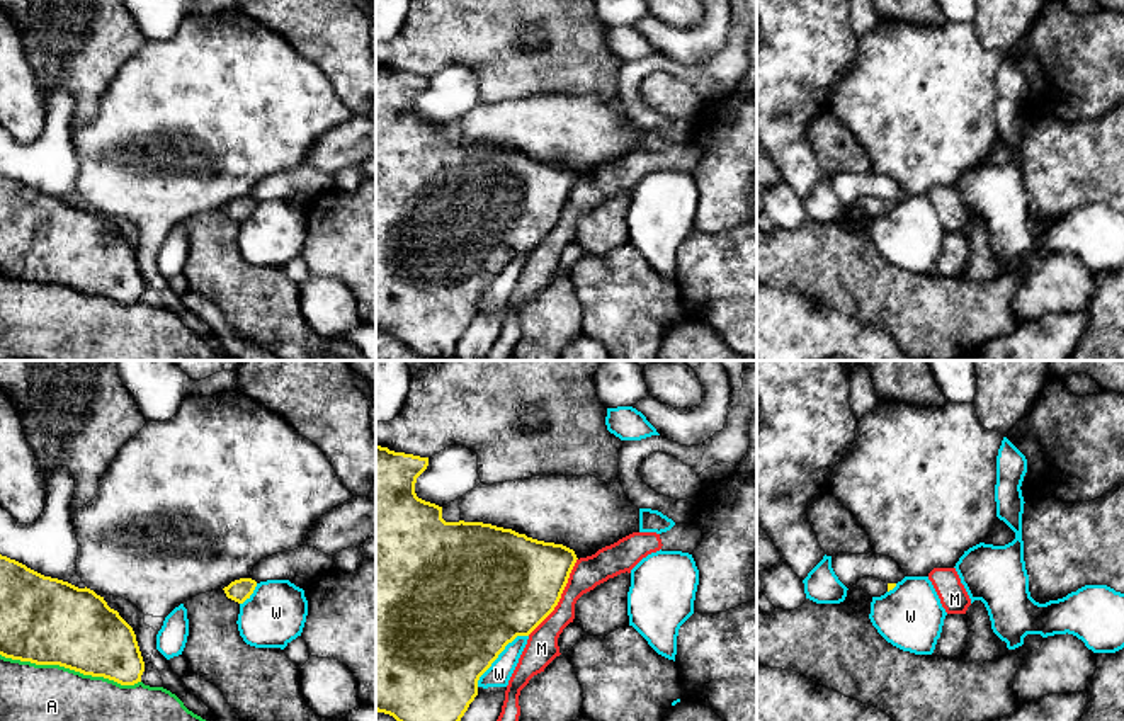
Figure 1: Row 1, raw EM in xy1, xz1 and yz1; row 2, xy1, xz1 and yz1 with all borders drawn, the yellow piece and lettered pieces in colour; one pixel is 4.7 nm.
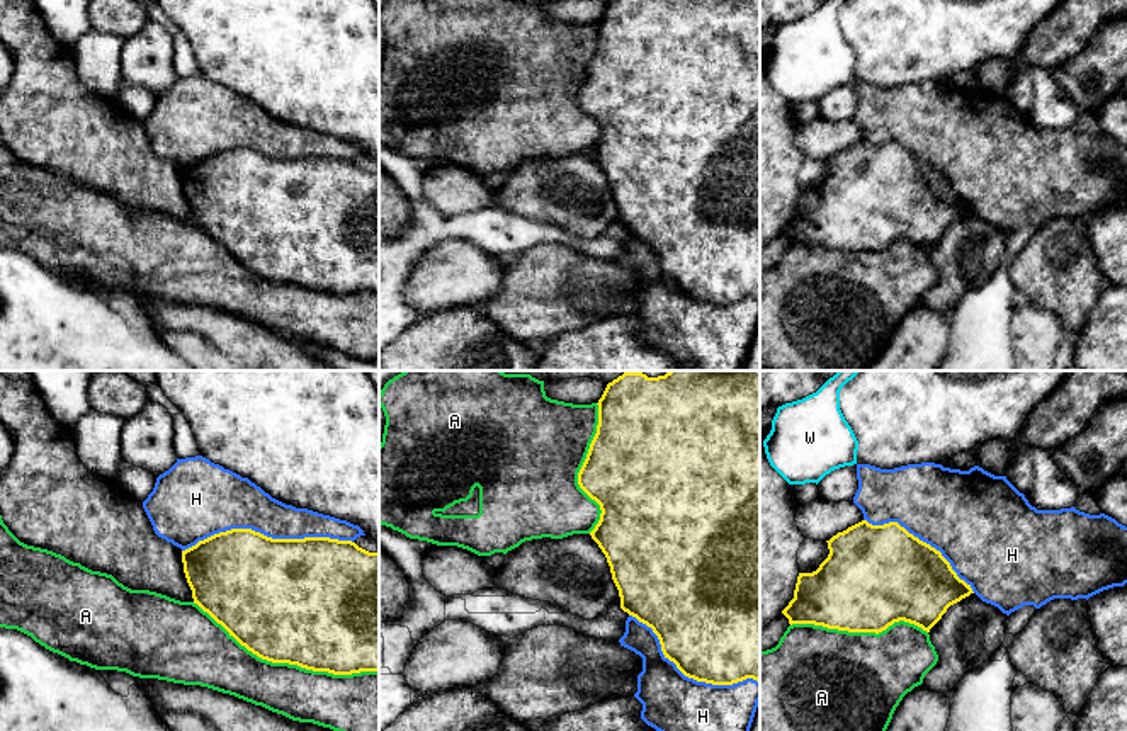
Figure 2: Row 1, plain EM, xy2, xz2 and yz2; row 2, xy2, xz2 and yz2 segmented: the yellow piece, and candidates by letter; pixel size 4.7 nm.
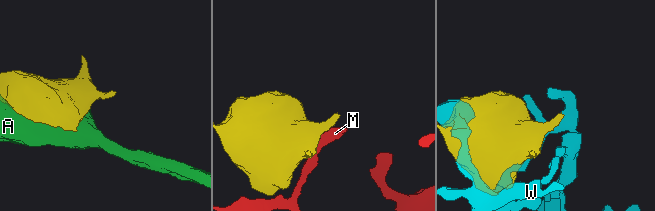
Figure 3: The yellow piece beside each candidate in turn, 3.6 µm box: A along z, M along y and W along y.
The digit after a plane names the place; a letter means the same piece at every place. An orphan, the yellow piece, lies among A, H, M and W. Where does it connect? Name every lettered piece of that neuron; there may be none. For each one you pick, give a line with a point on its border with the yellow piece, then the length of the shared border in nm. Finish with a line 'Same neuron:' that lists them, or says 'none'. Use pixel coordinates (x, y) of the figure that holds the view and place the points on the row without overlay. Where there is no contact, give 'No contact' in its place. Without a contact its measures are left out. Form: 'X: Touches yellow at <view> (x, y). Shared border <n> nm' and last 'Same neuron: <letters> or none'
Same neuron: none

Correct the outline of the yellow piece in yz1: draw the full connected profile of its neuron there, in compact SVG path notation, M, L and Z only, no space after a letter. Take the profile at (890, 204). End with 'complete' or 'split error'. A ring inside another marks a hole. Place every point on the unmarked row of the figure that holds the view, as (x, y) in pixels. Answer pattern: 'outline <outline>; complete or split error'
outline M864 196L855 204L860 206L871 216L881 216L896 206L896 202L886 202L874 196Z; split error

